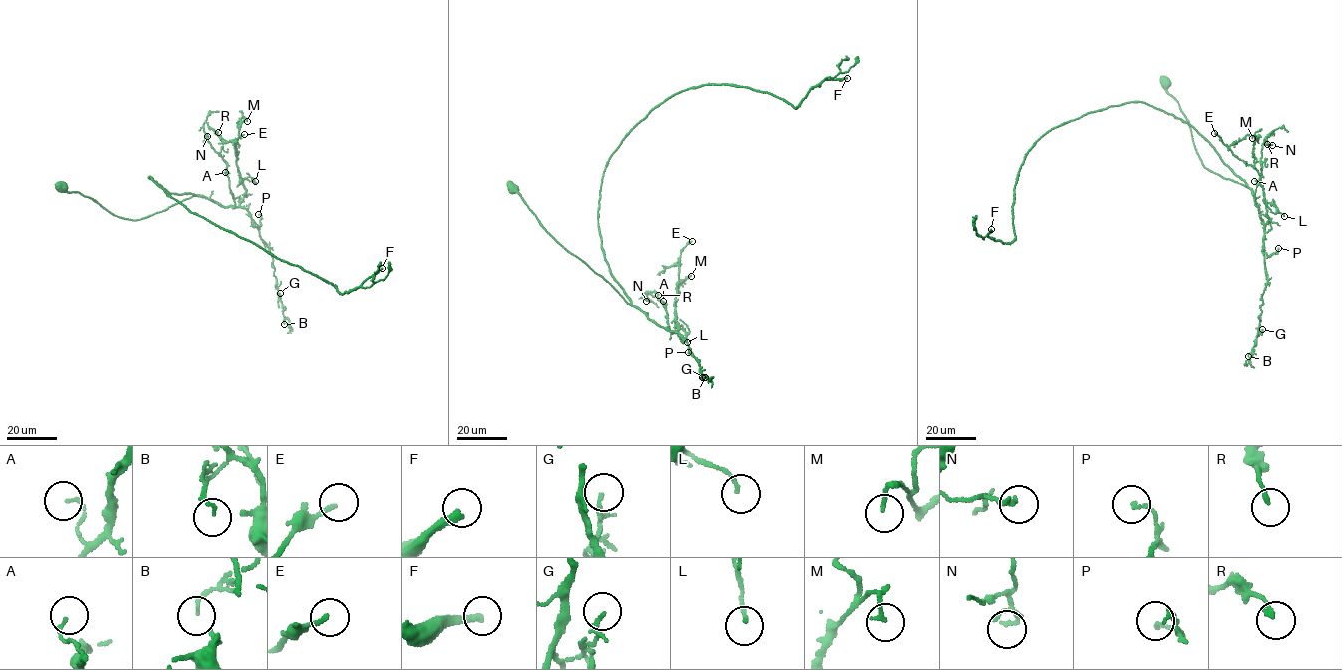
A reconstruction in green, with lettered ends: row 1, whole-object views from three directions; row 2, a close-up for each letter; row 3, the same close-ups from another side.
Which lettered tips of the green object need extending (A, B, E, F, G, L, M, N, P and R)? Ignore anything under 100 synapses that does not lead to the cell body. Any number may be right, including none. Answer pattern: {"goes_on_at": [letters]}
{"goes_on_at": ["F"]}

